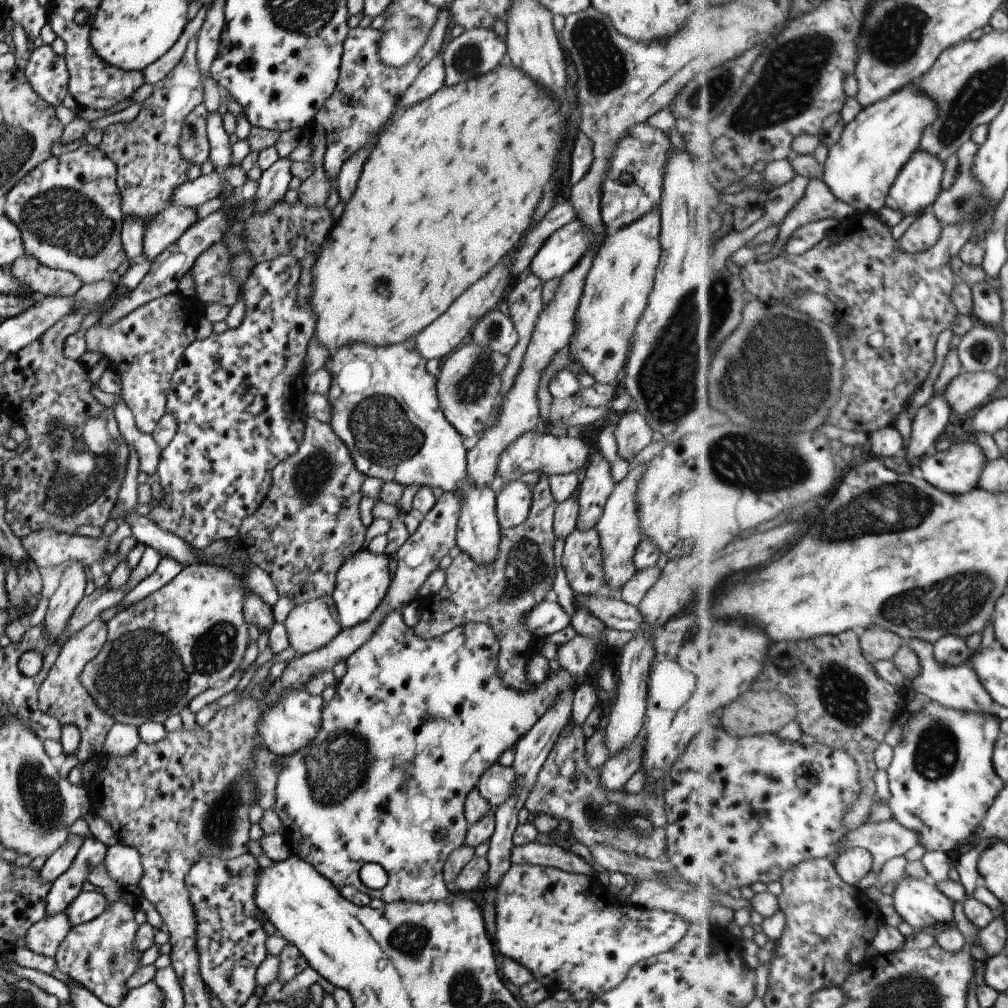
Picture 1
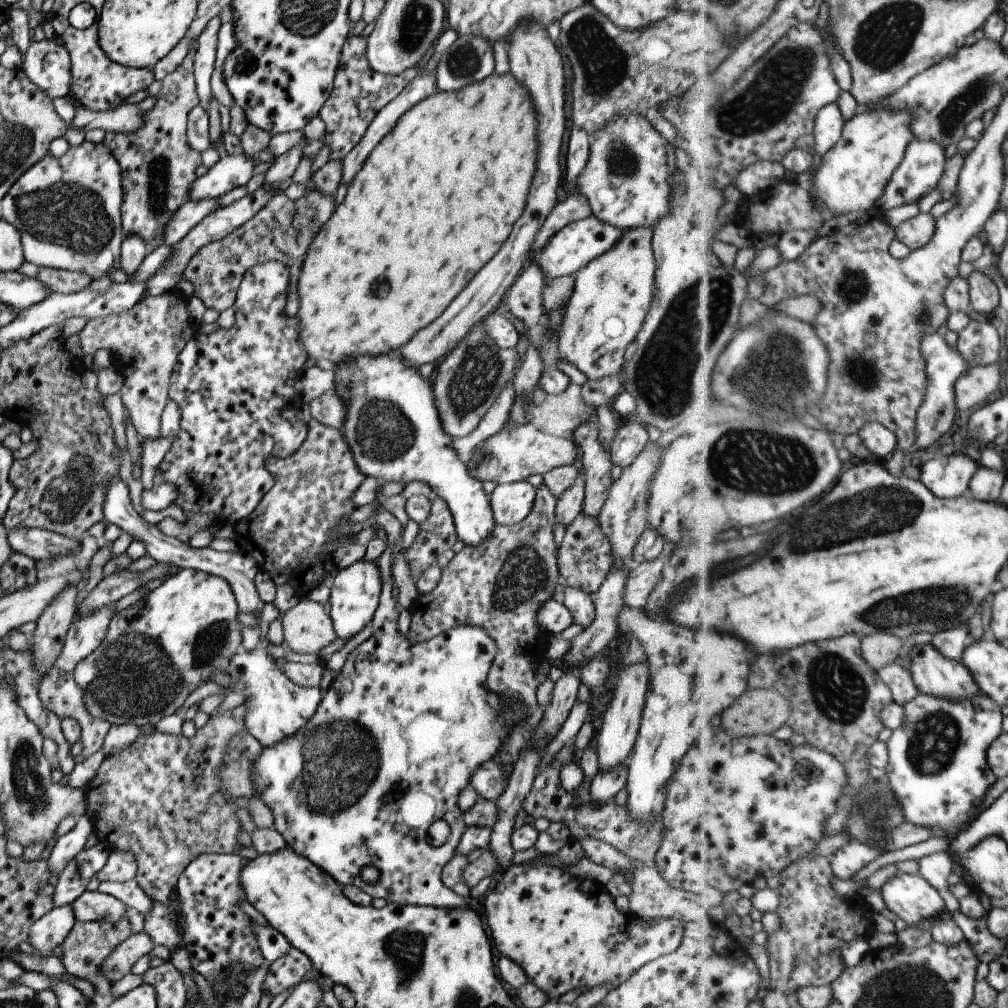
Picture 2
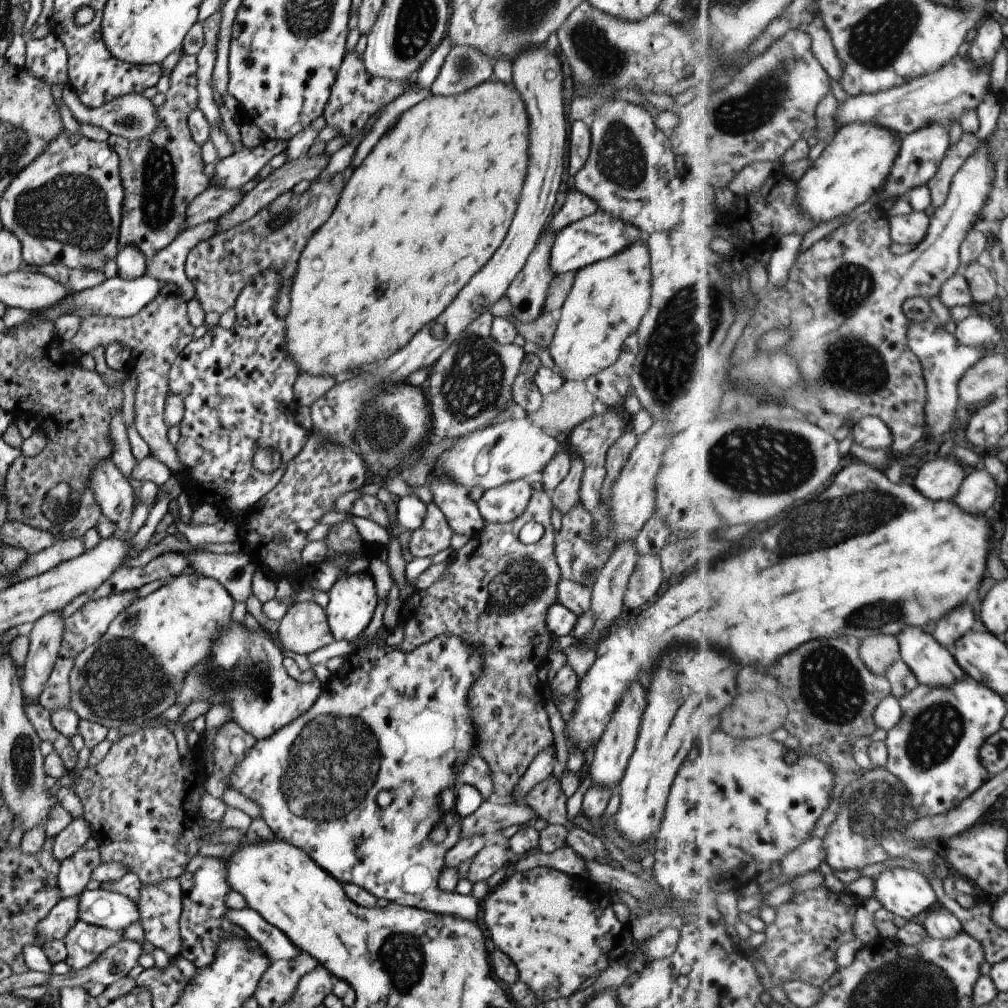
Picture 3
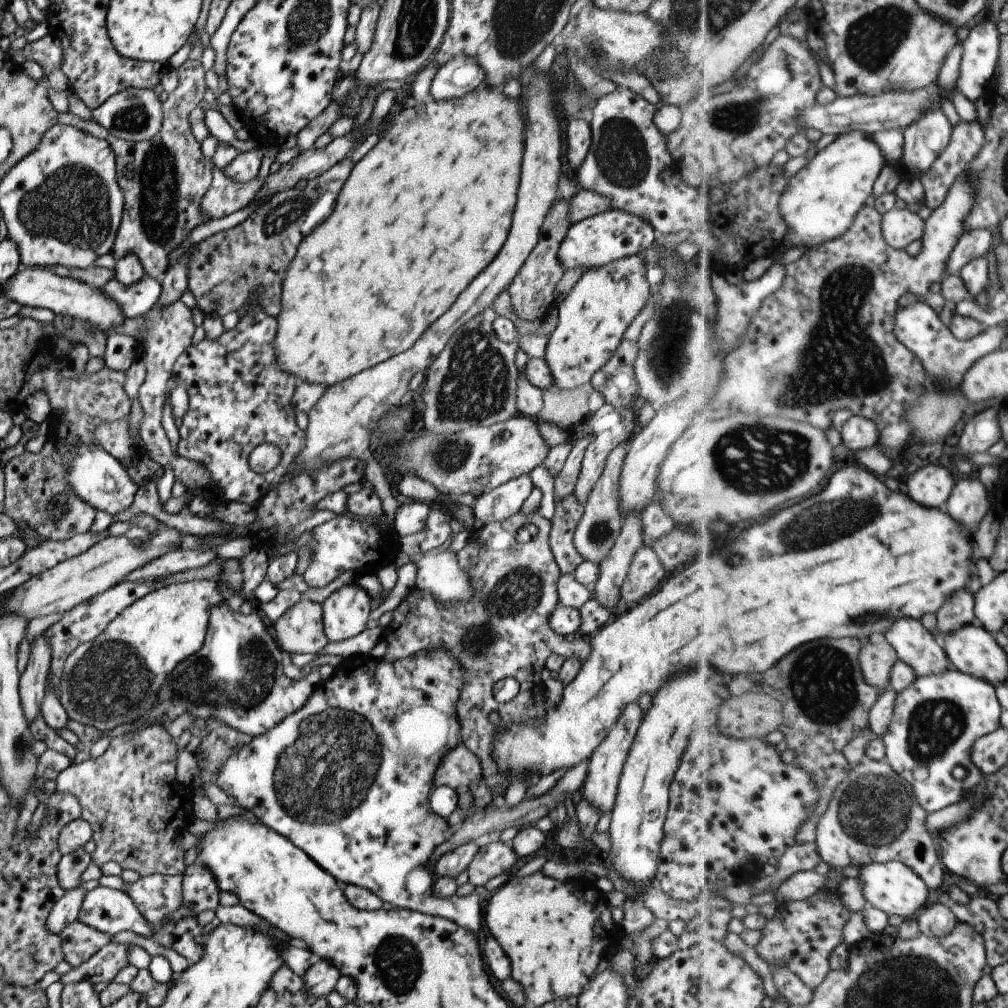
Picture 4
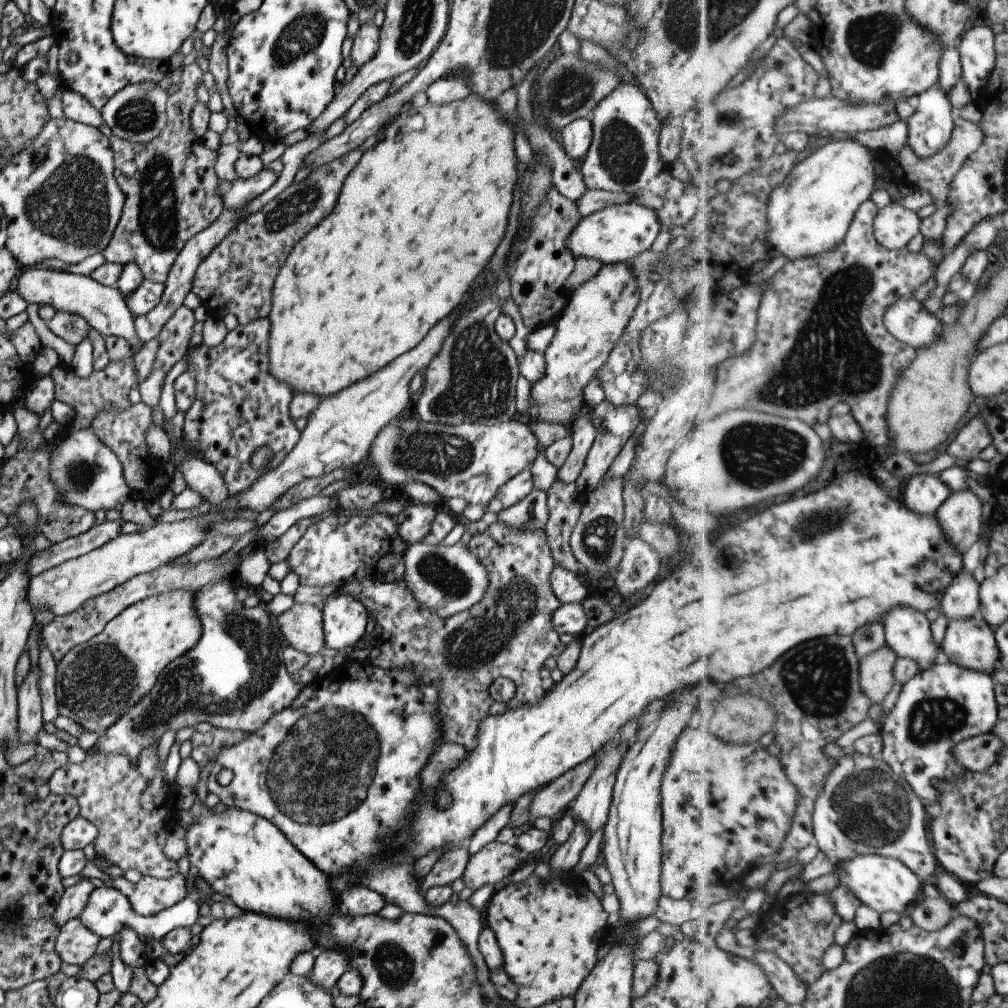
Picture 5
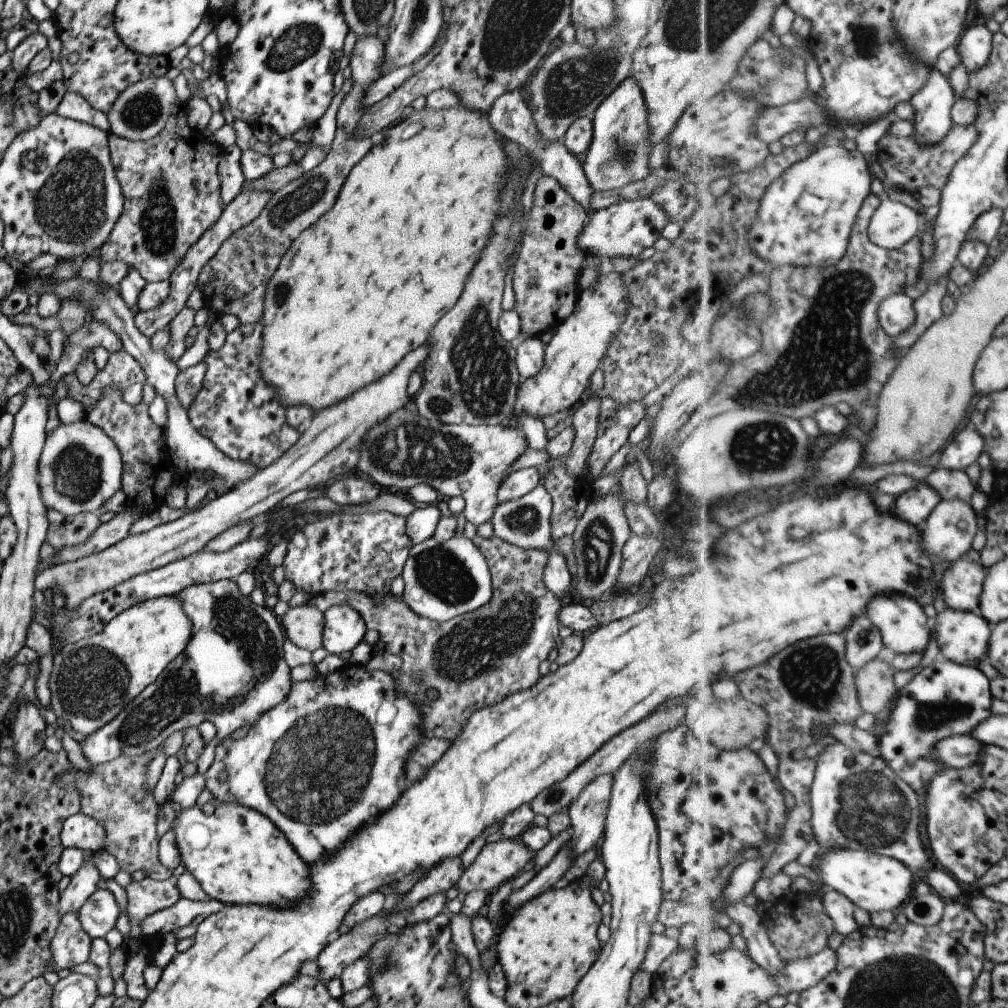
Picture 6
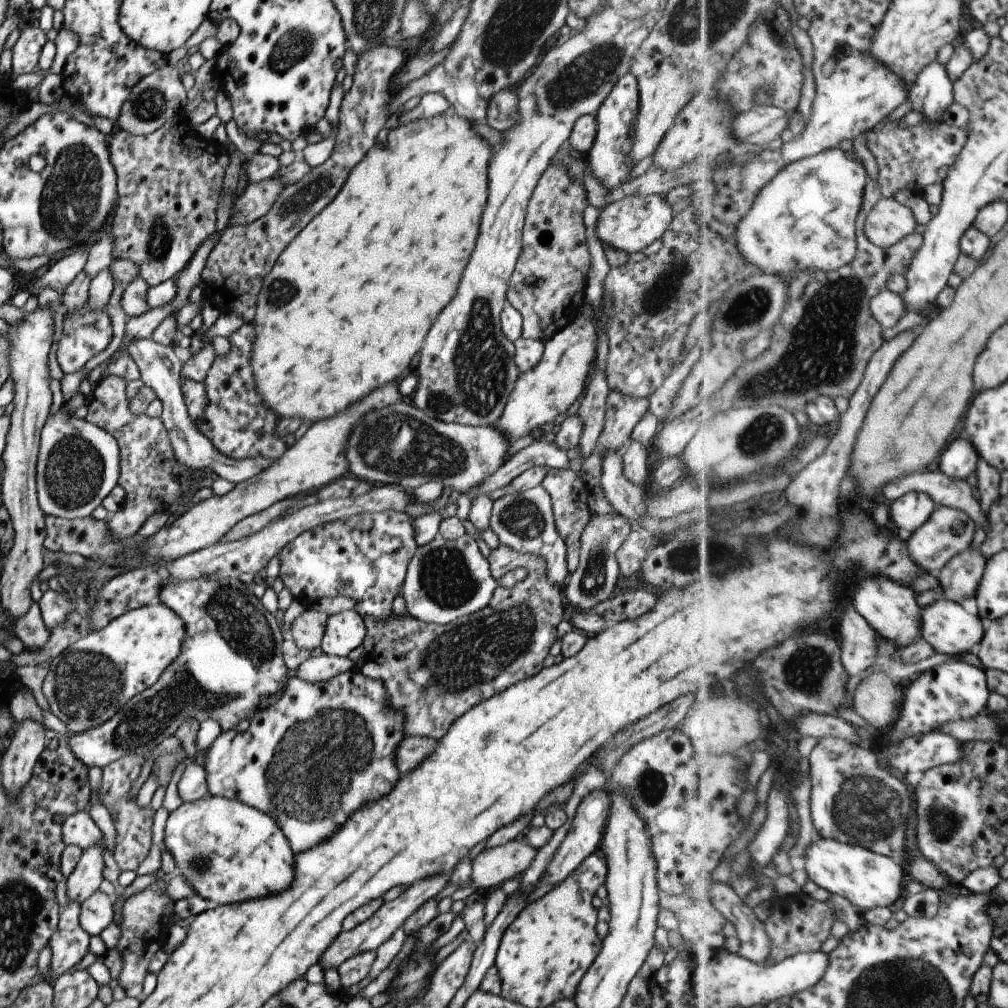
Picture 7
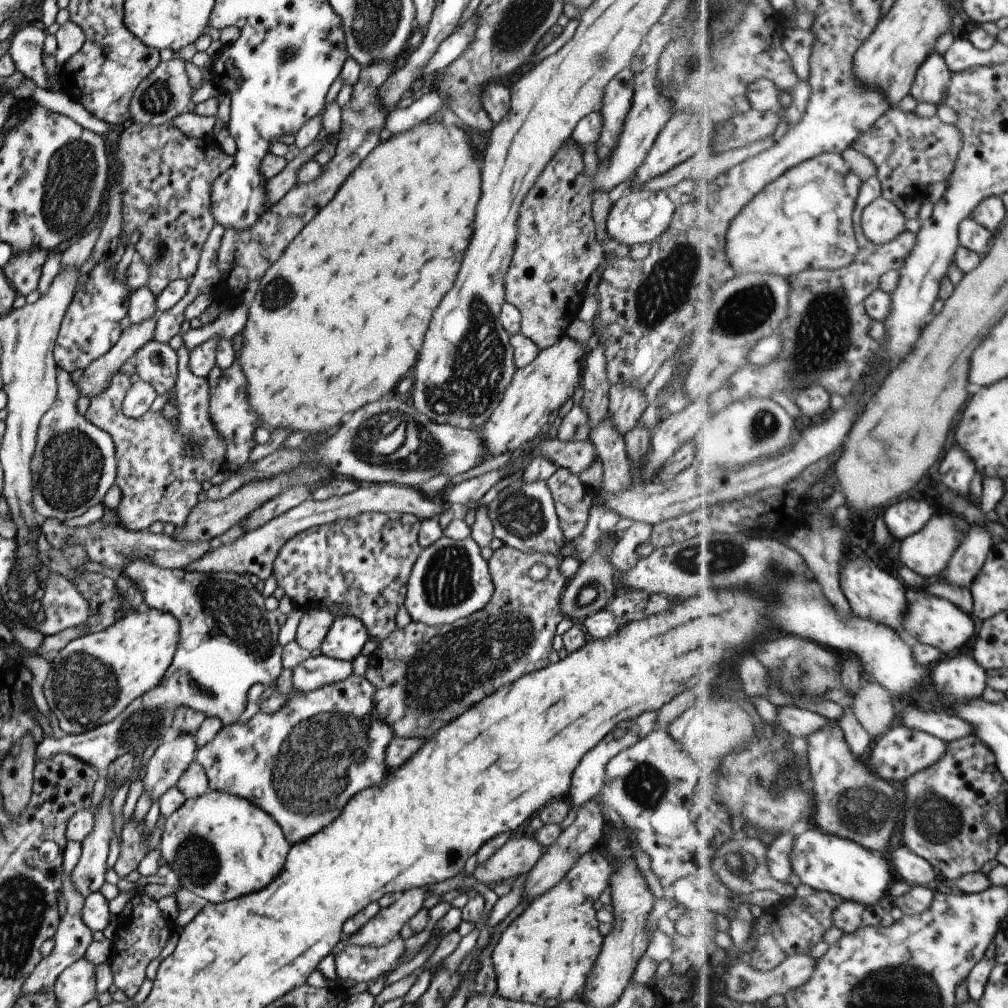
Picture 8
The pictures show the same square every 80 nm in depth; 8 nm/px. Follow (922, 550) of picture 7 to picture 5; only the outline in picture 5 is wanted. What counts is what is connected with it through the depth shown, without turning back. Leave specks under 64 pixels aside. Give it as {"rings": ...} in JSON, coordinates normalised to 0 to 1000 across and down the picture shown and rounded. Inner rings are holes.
{"rings":[[[965,486],[943,490],[928,510],[936,522],[939,538],[956,550],[971,536],[975,498]]]}

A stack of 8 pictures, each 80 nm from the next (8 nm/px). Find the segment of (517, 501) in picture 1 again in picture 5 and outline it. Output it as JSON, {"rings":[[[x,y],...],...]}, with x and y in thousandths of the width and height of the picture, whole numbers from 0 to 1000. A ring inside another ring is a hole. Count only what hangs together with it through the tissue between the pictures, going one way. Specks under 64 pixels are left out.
{"rings":[[[519,465],[494,484],[494,487],[481,506],[485,510],[493,511],[495,506],[501,506],[501,504],[509,502],[509,499],[517,496],[529,485],[527,470],[523,465]]]}

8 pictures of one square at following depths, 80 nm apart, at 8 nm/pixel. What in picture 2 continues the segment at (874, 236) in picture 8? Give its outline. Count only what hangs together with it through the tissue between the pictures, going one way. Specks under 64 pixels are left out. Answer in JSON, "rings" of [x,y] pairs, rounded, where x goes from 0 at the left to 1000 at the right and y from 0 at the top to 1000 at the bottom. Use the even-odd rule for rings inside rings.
{"rings":[[[912,211],[888,226],[889,236],[907,249],[924,240],[928,234],[930,223],[928,215],[923,211]]]}

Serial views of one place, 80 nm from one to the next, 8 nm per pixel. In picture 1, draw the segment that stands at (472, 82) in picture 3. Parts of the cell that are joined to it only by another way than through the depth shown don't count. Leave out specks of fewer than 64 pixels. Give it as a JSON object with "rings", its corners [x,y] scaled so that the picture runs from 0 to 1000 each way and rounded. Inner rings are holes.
{"rings":[[[466,28],[449,38],[438,54],[440,63],[440,84],[463,81],[479,71],[485,71],[501,59],[502,42],[488,28]]]}

